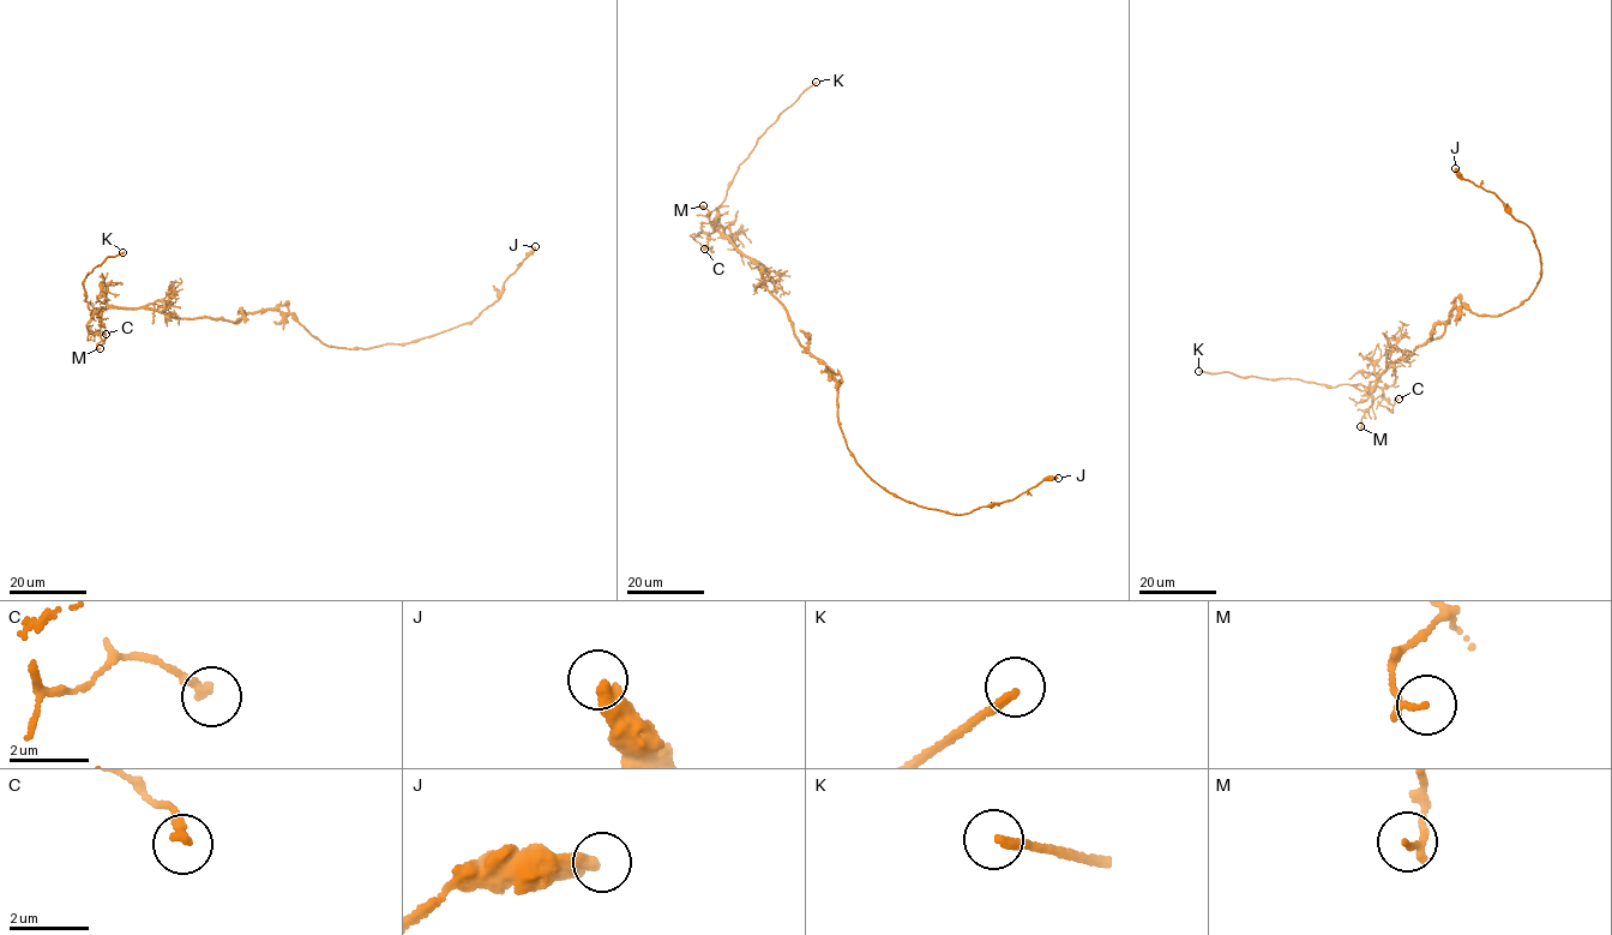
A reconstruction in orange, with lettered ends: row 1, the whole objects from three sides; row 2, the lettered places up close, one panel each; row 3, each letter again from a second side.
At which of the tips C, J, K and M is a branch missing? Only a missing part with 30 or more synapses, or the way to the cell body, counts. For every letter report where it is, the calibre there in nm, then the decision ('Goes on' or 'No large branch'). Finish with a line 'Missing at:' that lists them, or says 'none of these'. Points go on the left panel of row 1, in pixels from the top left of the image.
C: Place: (106, 334). Thickness 240 nm. No large branch
J: Place: (535, 246). Thickness 420 nm. No large branch
K: Place: (122, 252). Thickness 200 nm. Goes on
M: Place: (100, 348). Thickness 140 nm. No large branch
Missing at: K

